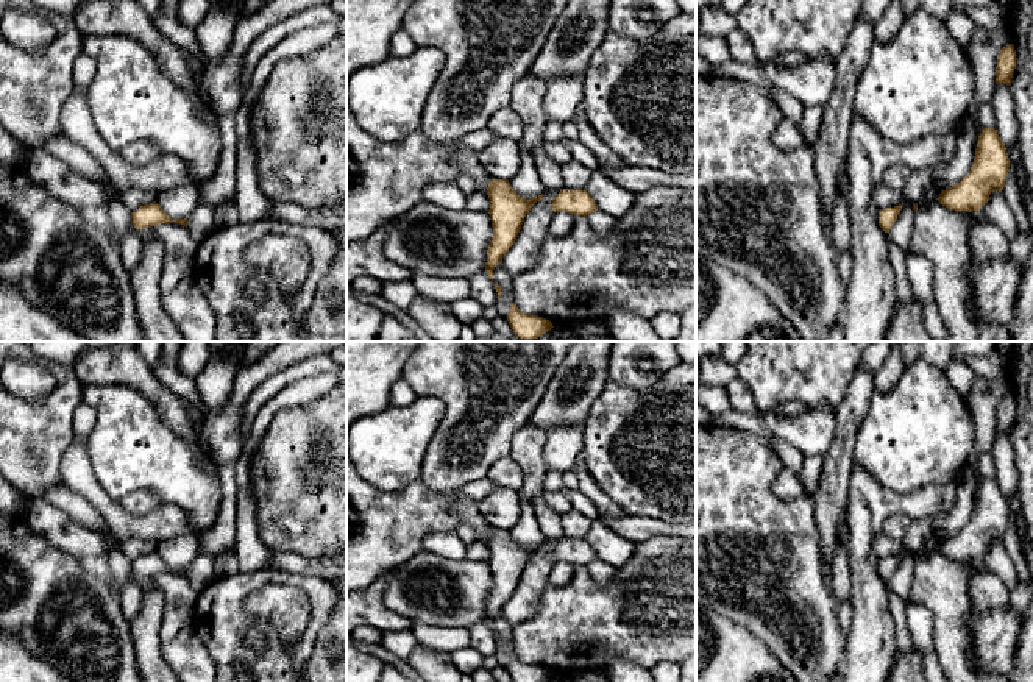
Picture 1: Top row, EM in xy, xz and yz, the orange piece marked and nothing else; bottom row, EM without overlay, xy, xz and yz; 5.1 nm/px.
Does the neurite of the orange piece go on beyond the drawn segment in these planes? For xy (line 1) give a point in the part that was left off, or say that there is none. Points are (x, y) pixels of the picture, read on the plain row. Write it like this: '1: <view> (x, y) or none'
1: none

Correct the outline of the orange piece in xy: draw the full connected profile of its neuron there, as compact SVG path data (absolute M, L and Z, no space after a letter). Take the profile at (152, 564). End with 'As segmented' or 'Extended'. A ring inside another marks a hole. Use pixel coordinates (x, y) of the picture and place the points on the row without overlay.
M156 551L140 556L134 562L131 562L131 573L136 579L151 577L161 573L172 571L181 573L187 577L187 568L189 567L186 567L184 570L172 570Z. As segmented

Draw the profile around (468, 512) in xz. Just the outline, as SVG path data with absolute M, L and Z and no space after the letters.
M462 499L457 501L454 506L460 520L471 524L477 538L487 543L488 532L493 527L488 524L485 517L479 512L476 503Z

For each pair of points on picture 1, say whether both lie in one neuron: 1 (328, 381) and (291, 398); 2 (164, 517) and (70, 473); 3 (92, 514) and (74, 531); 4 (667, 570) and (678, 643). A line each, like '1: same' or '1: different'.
1: same
2: same
3: different
4: same

